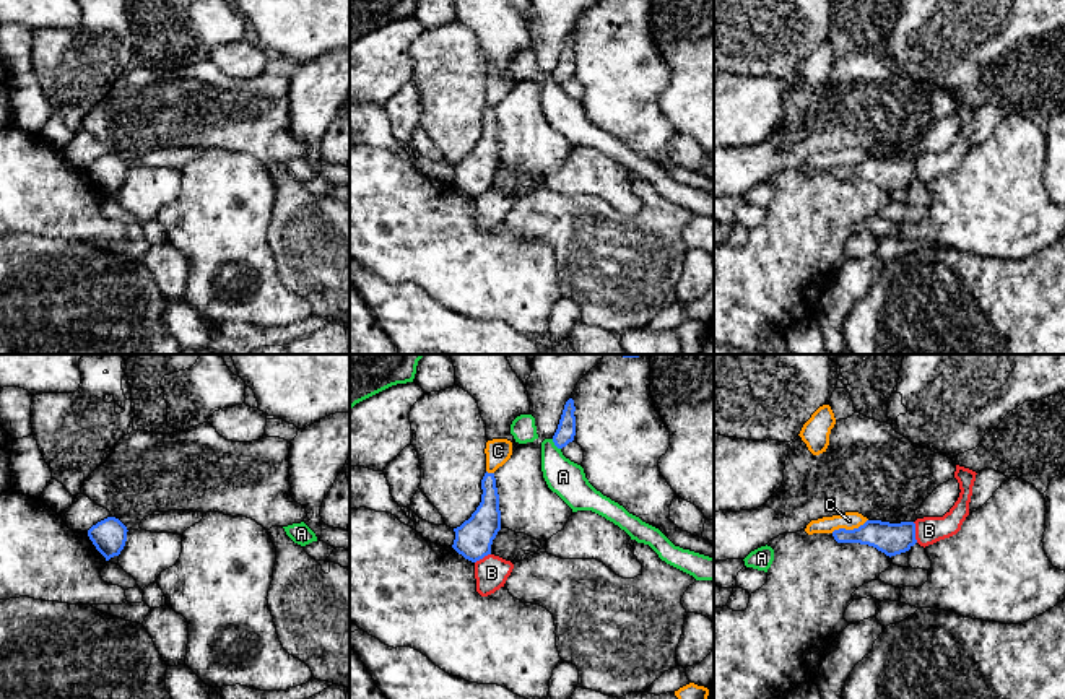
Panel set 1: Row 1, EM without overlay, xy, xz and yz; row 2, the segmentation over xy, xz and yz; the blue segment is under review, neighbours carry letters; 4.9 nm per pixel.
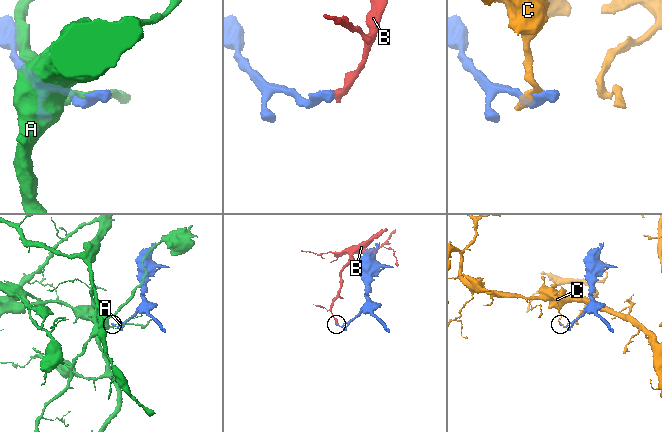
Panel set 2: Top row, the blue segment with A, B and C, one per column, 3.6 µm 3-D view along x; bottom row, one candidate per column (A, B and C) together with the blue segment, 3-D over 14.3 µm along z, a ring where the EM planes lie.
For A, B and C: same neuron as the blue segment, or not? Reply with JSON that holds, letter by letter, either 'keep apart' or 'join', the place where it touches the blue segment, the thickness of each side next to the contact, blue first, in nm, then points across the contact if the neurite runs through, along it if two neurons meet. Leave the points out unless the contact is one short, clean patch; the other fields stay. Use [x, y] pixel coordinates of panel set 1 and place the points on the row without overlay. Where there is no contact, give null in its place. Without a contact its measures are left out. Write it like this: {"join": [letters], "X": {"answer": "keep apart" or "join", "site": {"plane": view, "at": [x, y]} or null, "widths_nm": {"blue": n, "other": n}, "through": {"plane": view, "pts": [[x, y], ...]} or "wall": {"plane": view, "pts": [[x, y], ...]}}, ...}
{"join": [], "A": {"answer": "keep apart", "site": {"plane": "xz", "at": [555, 80]}, "widths_nm": {"blue": 100, "other": 180}, "wall": {"plane": "xz", "pts": [[552, 75], [560, 85]]}}, "B": {"answer": "keep apart", "site": {"plane": "yz", "at": [914, 168]}, "widths_nm": {"blue": 160, "other": 140}, "wall": {"plane": "yz", "pts": [[912, 158], [917, 178]]}}, "C": {"answer": "keep apart", "site": {"plane": "yz", "at": [849, 166]}, "widths_nm": {"blue": 160, "other": 90}}}

